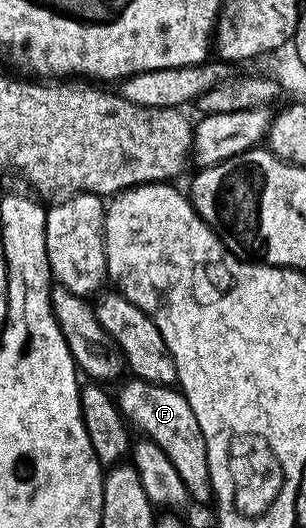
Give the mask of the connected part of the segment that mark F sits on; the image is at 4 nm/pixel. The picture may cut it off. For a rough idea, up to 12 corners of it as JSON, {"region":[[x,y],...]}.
{"region":[[131,377],[116,401],[164,448],[195,503],[212,495],[208,448],[174,386]]}

